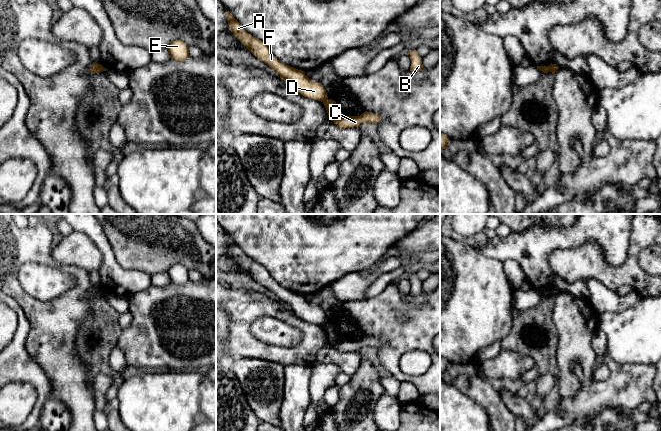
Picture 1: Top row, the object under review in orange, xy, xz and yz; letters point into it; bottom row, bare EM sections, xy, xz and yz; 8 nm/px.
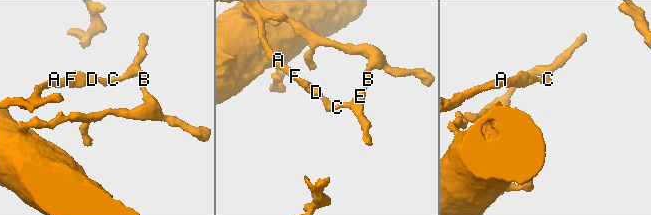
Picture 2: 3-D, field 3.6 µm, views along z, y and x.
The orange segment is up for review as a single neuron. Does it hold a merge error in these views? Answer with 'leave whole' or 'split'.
split

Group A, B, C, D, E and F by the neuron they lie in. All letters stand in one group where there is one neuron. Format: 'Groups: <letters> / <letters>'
Groups: A D F / B C E

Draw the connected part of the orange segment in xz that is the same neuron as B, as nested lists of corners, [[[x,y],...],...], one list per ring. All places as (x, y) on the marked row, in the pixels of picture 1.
[[[416,49],[411,50],[408,53],[410,59],[411,59],[411,66],[410,66],[410,71],[411,72],[417,72],[423,69],[422,65],[422,58],[418,55]]]

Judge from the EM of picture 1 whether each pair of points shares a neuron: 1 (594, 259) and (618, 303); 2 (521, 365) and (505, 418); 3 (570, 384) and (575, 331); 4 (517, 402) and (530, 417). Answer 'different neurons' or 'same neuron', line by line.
1: different neurons
2: different neurons
3: same neuron
4: same neuron

